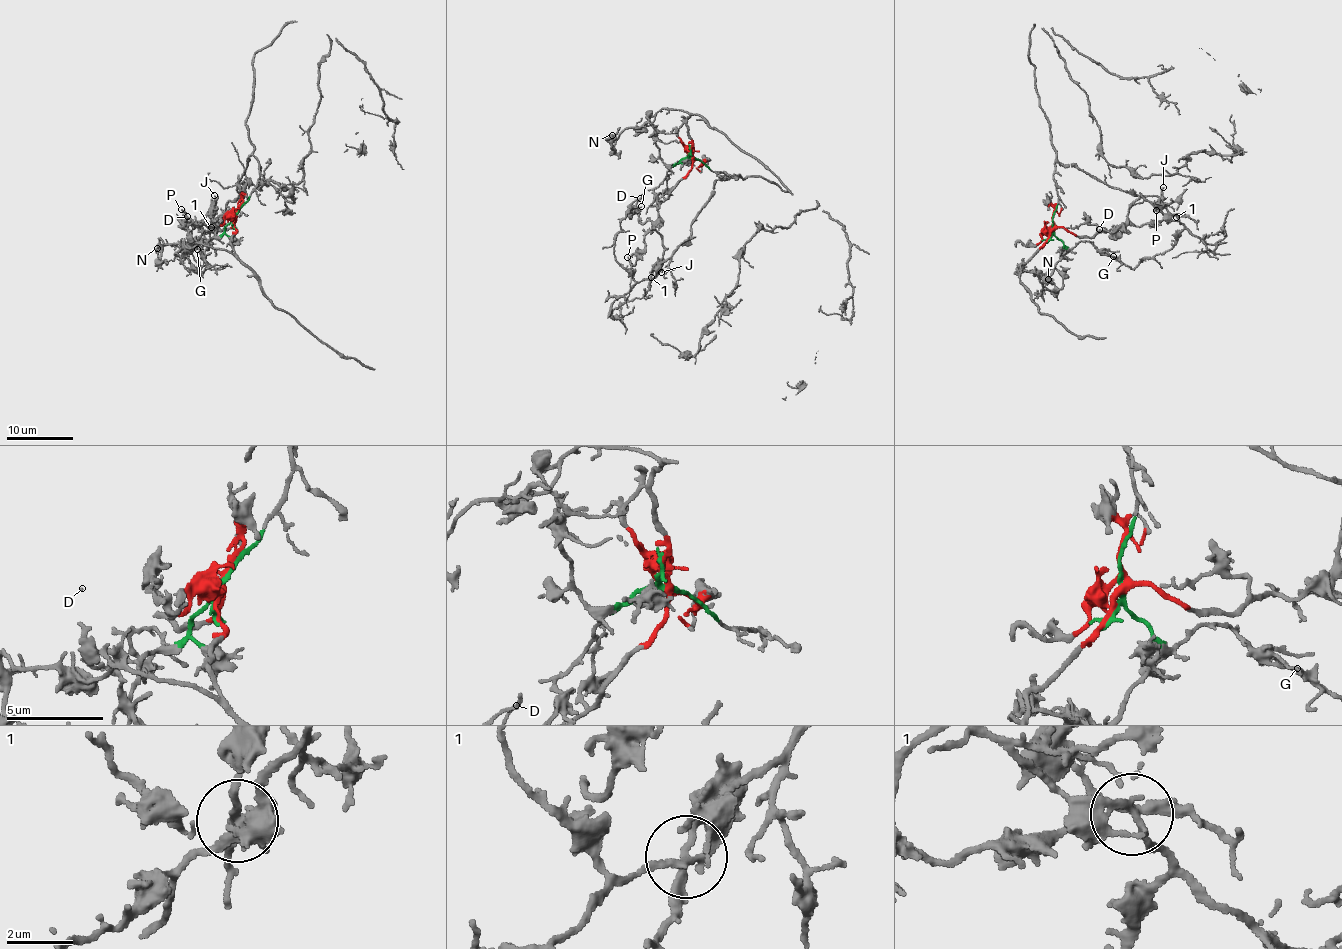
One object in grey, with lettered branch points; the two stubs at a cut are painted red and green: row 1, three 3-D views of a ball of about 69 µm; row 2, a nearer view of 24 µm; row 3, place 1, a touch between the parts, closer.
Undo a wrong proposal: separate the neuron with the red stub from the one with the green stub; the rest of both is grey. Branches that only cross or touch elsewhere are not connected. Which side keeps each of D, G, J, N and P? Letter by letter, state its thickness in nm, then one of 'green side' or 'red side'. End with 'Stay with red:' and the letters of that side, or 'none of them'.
D: 120 nm thick; red side
G: 80 nm thick; green side
J: 140 nm thick; red side
N: 130 nm thick; red side
P: 170 nm thick; red side
Stay with red: D, J, N, P

